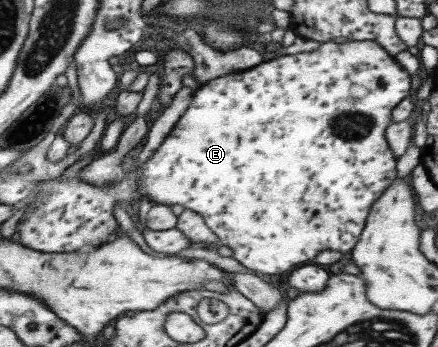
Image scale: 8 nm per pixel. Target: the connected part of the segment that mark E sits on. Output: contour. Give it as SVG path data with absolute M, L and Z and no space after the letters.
M349 40L345 43L336 43L336 41L321 43L318 49L310 52L301 52L295 55L284 54L276 60L264 61L254 68L215 78L205 85L199 86L195 91L194 99L192 99L192 104L188 107L186 114L182 115L174 130L166 137L152 158L141 166L141 171L135 167L134 171L130 171L122 182L103 184L103 186L81 180L81 176L77 175L68 181L60 180L60 176L51 178L51 180L43 180L39 184L37 192L33 194L36 200L28 205L29 207L25 210L22 221L18 225L20 242L28 248L46 253L76 252L100 247L104 243L117 239L114 237L118 232L118 220L114 217L116 202L121 202L125 206L130 204L134 198L140 200L145 195L158 205L180 204L186 209L192 209L201 214L207 225L217 234L219 245L228 246L233 251L232 257L234 259L245 268L257 273L282 275L282 272L293 271L305 263L313 262L322 250L338 250L341 253L352 252L365 231L373 204L385 194L389 186L398 177L398 158L388 141L387 130L393 123L394 108L402 103L402 100L408 98L410 92L412 92L412 76L397 61L395 56L390 55L376 41Z

